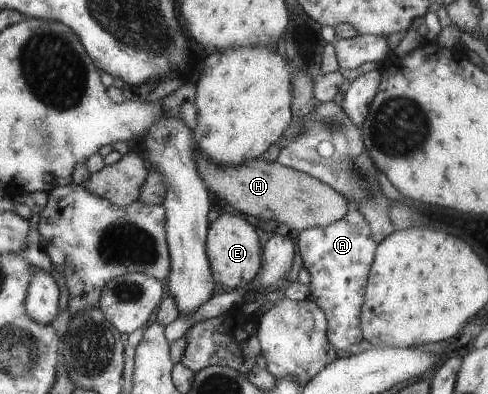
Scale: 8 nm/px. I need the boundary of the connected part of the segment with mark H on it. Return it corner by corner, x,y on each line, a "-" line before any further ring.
195,147
196,170
204,186
236,212
281,223
300,233
308,228
324,228
338,222
349,211
349,202
330,186
292,168
266,162
261,156
236,166
212,164

